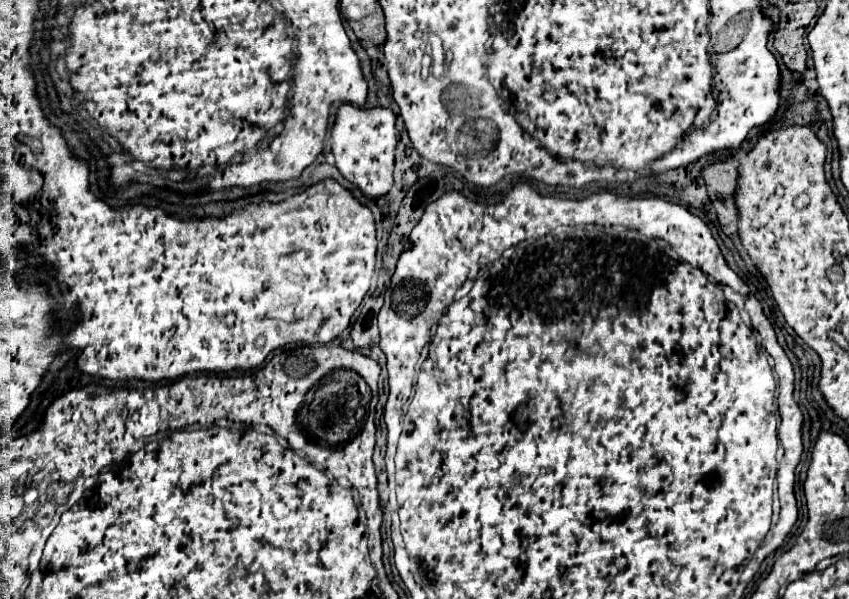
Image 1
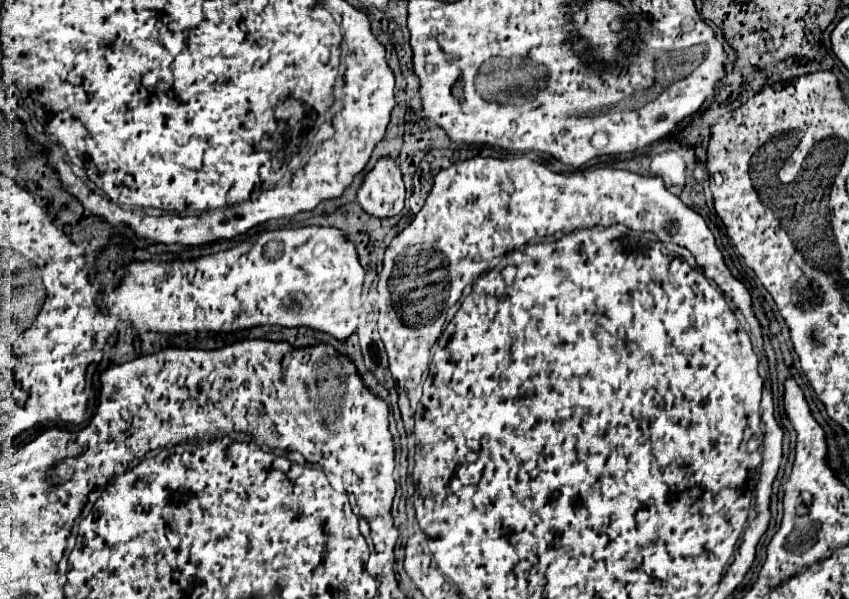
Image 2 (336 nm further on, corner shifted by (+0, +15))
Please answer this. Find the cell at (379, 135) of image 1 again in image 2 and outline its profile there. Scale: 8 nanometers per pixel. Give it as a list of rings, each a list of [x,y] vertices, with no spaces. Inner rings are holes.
[[[381,157],[373,171],[367,173],[359,193],[359,205],[373,217],[395,217],[403,211],[405,185],[401,171],[391,157]]]

